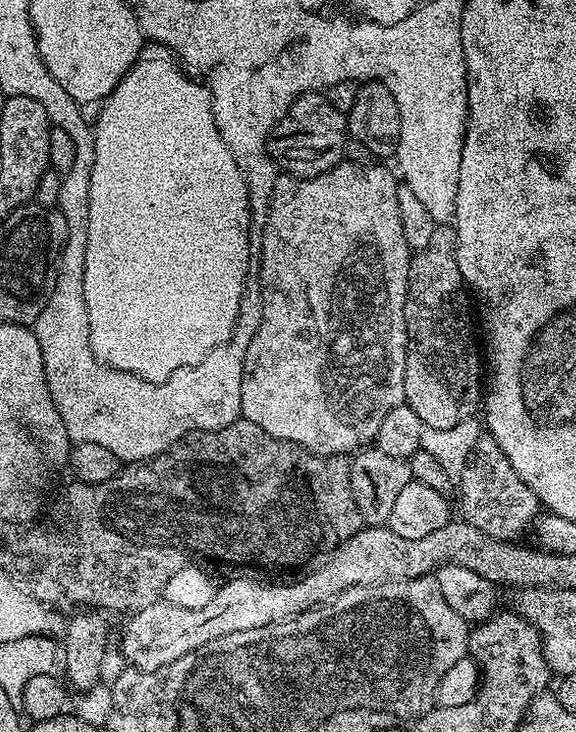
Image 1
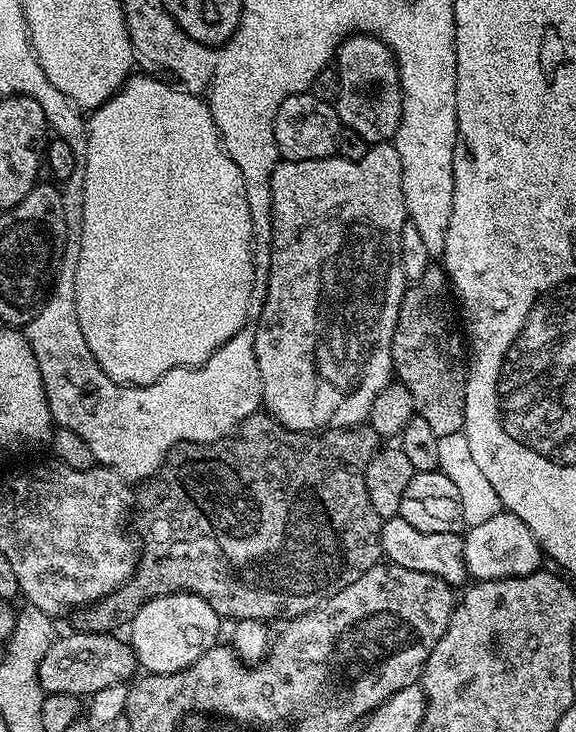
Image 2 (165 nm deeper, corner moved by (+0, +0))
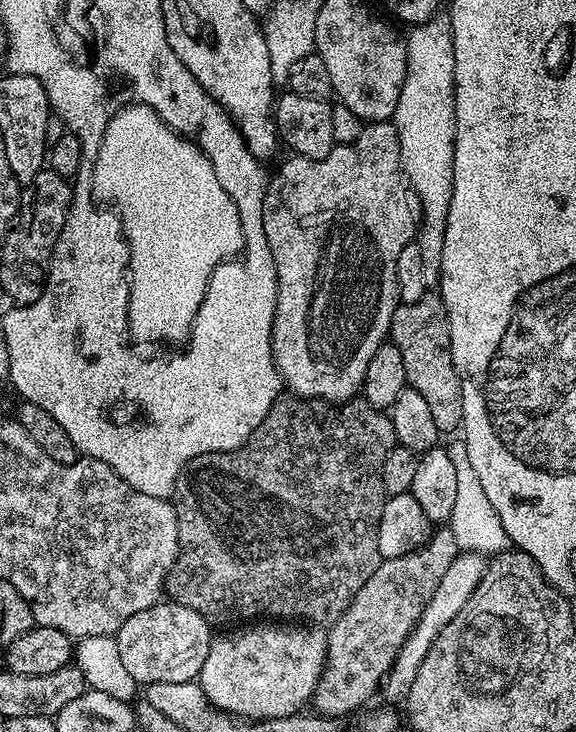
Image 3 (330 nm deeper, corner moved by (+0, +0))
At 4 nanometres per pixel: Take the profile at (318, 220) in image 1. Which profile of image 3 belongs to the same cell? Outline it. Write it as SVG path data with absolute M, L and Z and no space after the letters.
M392 122L369 123L362 130L362 134L358 134L354 143L337 144L330 150L330 154L326 154L326 158L311 160L295 154L289 155L287 158L289 160L282 161L280 169L276 173L274 171L271 173L268 189L262 202L262 222L266 226L266 242L270 242L270 254L274 254L276 281L278 282L276 313L272 323L272 357L280 372L283 387L291 395L309 400L347 402L363 389L370 360L374 358L375 352L379 350L381 344L385 343L386 337L389 335L394 310L400 303L400 291L396 281L398 254L402 254L406 245L413 243L418 231L418 220L414 215L414 208L410 203L405 181L402 179L398 130L395 123Z

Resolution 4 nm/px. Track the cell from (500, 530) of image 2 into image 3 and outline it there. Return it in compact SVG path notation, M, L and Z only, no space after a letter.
M461 552L454 558L454 562L450 562L450 567L446 569L446 575L438 582L430 602L426 604L426 610L422 610L414 630L410 630L410 634L402 642L396 655L396 661L392 663L392 669L382 681L382 696L388 699L385 701L407 701L410 686L414 686L414 678L418 675L418 666L422 666L422 658L426 658L430 646L434 646L438 634L442 634L442 630L446 630L446 626L450 626L454 614L458 614L458 610L462 610L462 606L466 606L470 594L474 594L478 582L482 582L485 567L485 557L480 556L477 552Z

